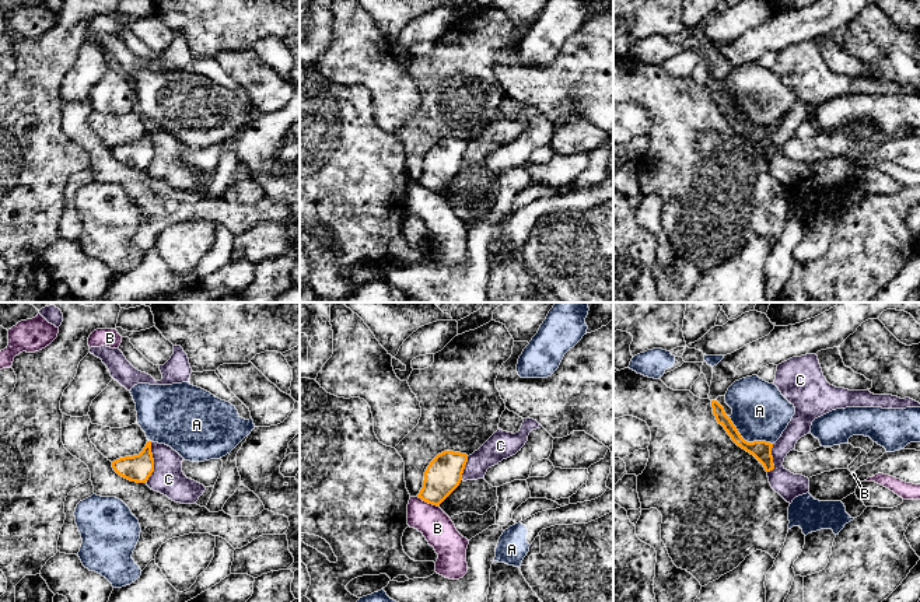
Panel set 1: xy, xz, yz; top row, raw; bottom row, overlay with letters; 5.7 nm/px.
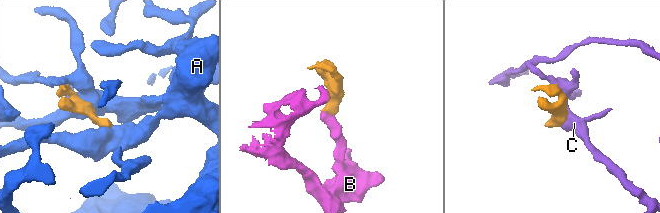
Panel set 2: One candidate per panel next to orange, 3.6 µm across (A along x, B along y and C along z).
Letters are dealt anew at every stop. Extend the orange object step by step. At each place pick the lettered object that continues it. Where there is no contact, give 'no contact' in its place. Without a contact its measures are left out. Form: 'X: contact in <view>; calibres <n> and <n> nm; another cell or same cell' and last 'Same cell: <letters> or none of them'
A: contact in yz; calibres 110 and 320 nm; another cell
B: contact in xz; calibres 200 and 180 nm; another cell
C: contact in xy; calibres 160 and 190 nm; another cell
Same cell: none of them

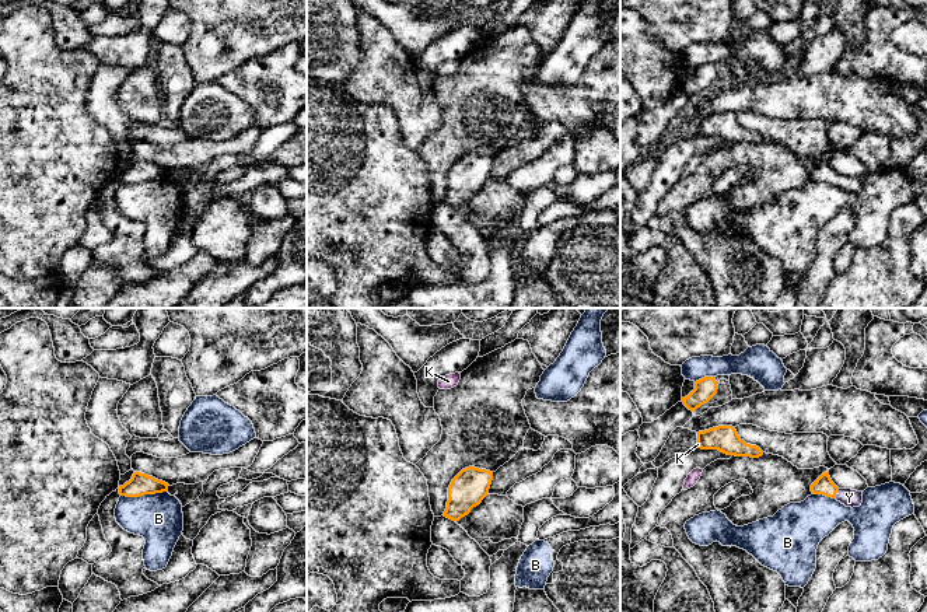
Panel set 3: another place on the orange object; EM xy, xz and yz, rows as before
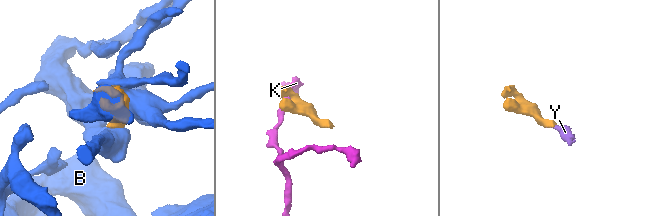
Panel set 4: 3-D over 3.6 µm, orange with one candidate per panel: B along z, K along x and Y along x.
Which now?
B: contact in xy; calibres 130 and 280 nm; another cell
K: contact in yz; calibres 150 and 20 nm; another cell
Y: contact in yz; calibres 110 and 100 nm; same cell
Same cell: Y

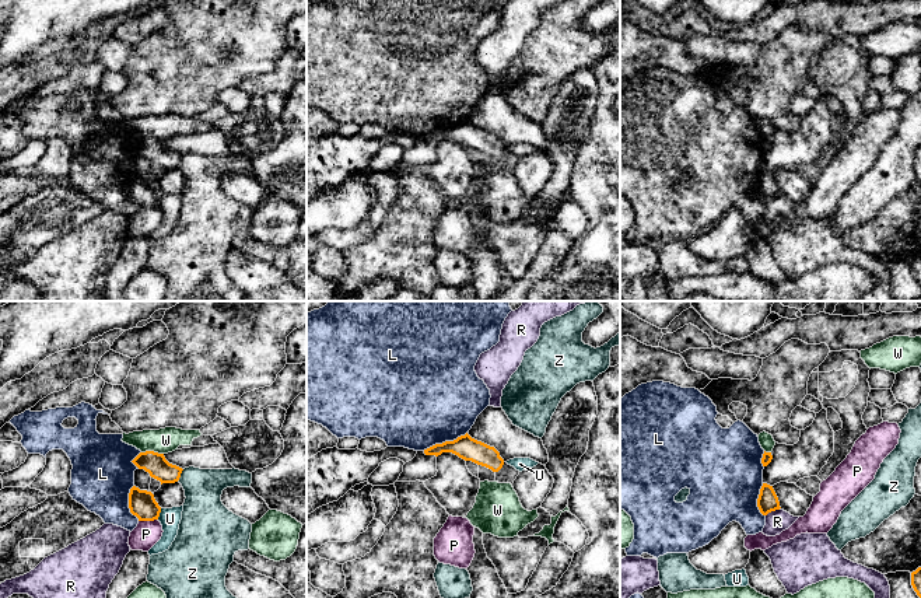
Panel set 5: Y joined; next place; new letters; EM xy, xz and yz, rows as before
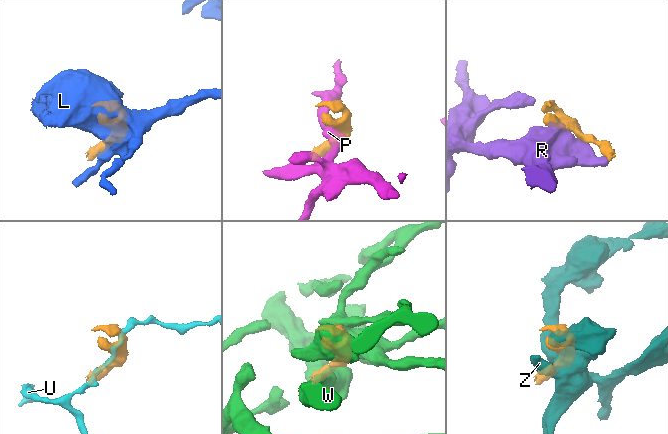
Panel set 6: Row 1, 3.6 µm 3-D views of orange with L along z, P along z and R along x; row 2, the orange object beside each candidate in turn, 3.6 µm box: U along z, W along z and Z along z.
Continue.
L: contact in xz; calibres 140 and 500 nm; another cell
P: contact in xy; calibres 160 and 150 nm; another cell
R: contact in yz; calibres 120 and 130 nm; another cell
U: contact in xy; calibres 160 and 120 nm; another cell
W: contact in xy; calibres 130 and 140 nm; another cell
Z: contact in xy; calibres 130 and 240 nm; another cell
Same cell: none of them

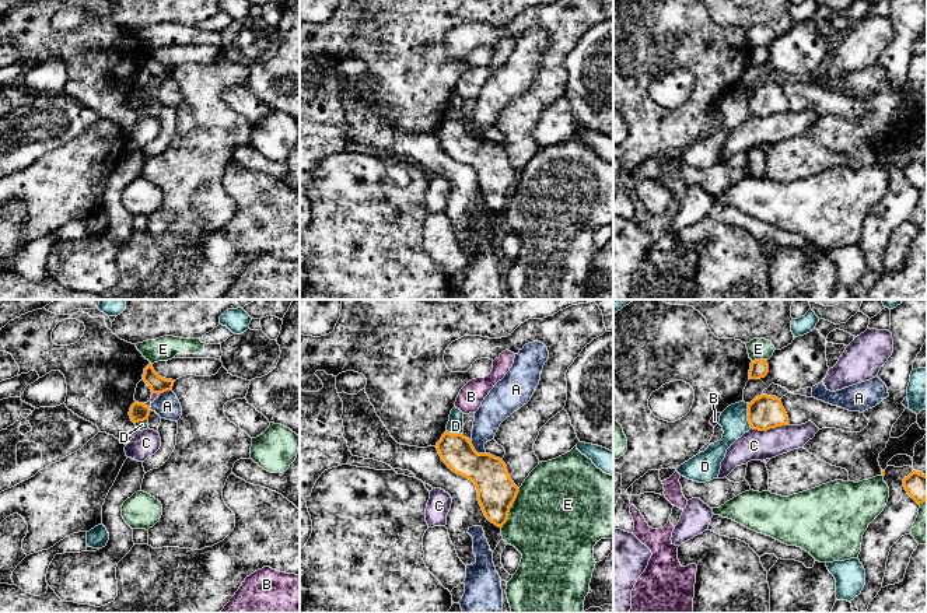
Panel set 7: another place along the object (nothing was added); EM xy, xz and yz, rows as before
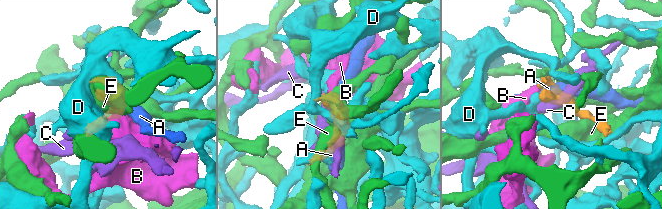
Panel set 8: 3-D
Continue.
A: contact in xz; calibres 220 and 160 nm; another cell
B: contact in xy; calibres 100 and 40 nm; another cell
C: contact in yz; calibres 190 and 180 nm; another cell
D: contact in yz; calibres 190 and 160 nm; another cell
E: contact in xz; calibres 220 and 480 nm; another cell
Same cell: none of them

